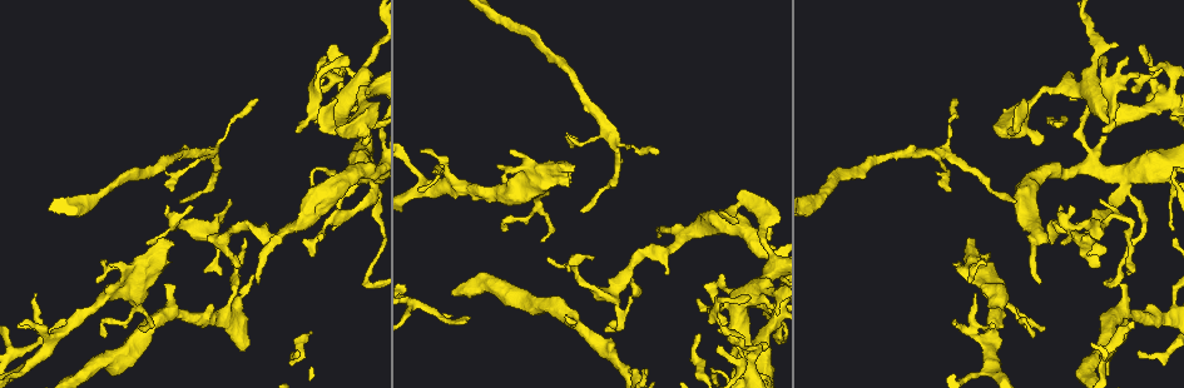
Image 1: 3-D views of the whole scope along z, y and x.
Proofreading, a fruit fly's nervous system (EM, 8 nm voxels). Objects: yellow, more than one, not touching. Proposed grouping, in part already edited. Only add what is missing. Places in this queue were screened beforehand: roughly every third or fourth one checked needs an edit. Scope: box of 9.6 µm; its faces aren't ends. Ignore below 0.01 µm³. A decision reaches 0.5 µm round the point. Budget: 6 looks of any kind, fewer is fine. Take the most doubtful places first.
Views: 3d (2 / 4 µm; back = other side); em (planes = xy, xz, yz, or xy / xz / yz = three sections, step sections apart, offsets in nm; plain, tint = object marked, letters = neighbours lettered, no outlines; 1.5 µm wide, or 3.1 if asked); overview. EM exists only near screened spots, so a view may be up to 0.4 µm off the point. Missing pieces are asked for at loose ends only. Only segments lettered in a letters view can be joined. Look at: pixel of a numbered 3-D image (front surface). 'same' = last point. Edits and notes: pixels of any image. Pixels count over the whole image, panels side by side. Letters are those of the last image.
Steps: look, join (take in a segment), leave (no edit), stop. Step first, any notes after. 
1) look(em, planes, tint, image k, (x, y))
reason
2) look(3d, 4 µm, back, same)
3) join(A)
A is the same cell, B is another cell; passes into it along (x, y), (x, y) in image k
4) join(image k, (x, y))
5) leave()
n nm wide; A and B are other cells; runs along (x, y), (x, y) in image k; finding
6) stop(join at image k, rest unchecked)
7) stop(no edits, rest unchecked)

look(em, xz, step 8, tint, image 1, (437, 171))

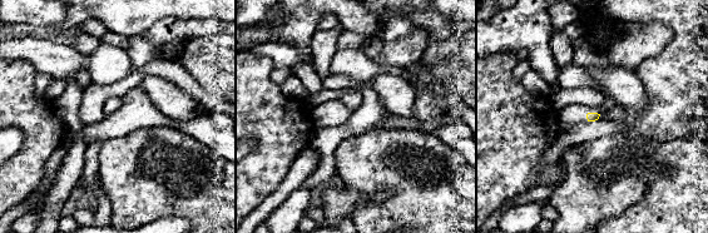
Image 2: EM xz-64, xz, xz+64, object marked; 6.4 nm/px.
look(em, planes, letters, same)

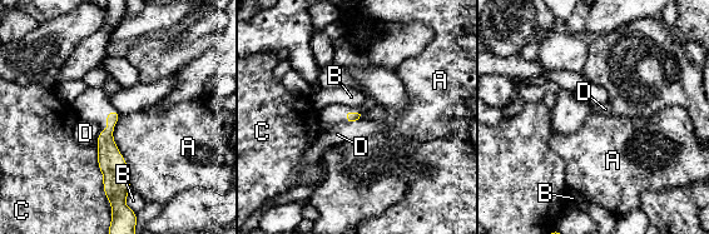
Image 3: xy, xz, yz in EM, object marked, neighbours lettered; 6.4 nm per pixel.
leave()
A, B, C and D are other cells; border along (113, 128), (130, 192) in image 3; none of them fits

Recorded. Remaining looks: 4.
look(em, xy, step 4, tint, image 1, (712, 298))
branch stops here

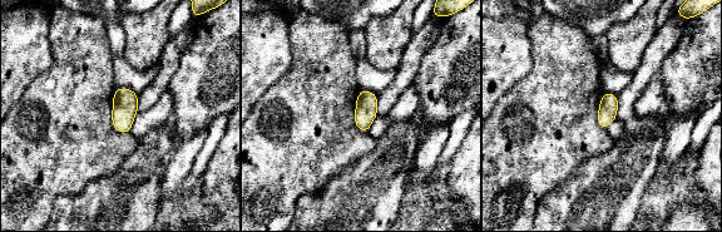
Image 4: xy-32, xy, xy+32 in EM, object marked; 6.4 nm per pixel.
look(em, planes, letters, same)

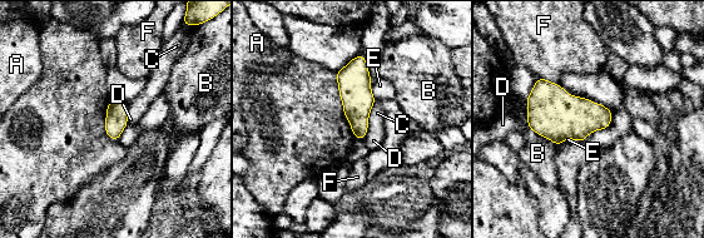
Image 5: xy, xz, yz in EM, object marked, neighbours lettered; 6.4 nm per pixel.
leave()
A, B, C, D, E and F are other cells; no lettered segment goes on from it

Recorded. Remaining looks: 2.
look(3d, 2 µm, image 1, (1132, 272))
thin end

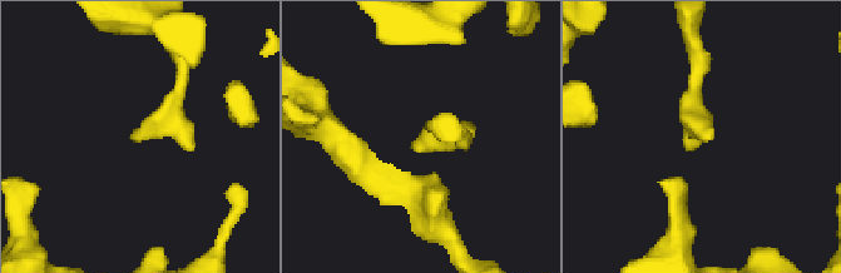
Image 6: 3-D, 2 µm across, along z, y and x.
look(em, planes, letters, image 6, (417, 143))

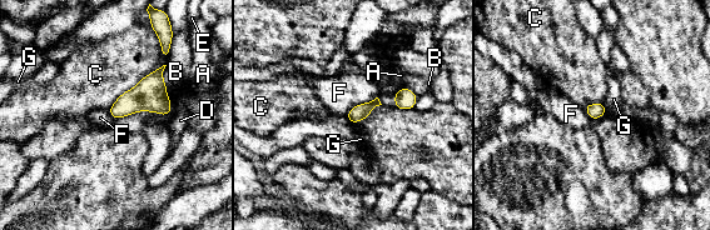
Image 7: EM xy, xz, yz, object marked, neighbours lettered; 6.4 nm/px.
join(F)
100 nm wide; F is the same cell, A, B, C, D, E and G are other cells; the neuron continues

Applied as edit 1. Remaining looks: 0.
stop(join at image 7, rest unchecked)

